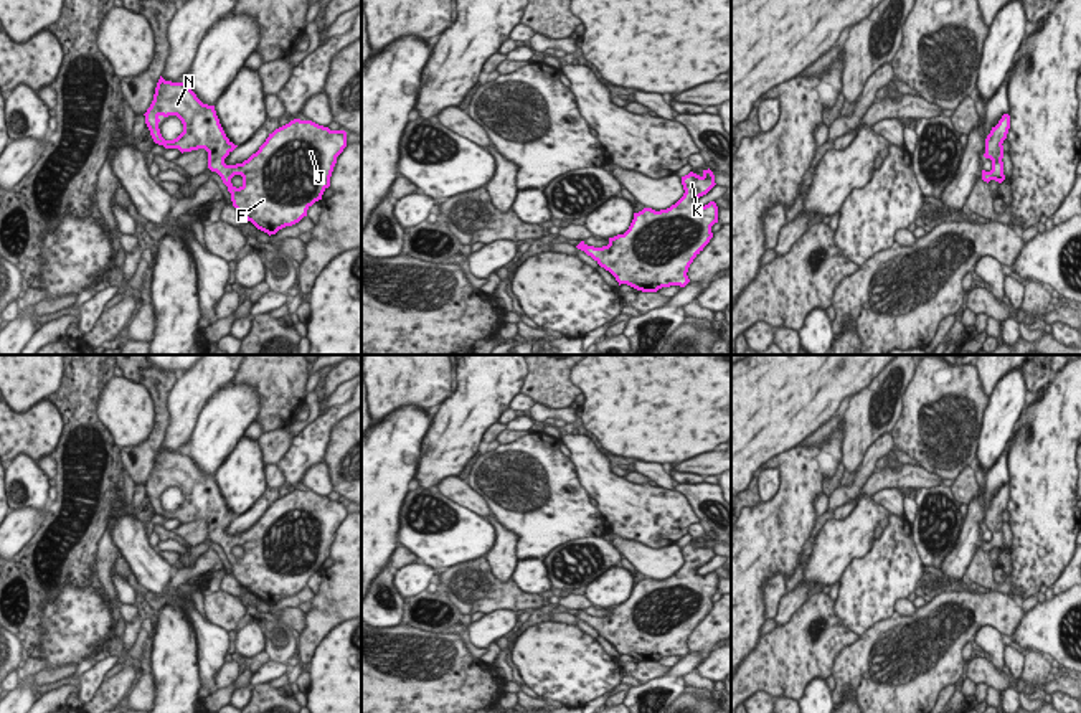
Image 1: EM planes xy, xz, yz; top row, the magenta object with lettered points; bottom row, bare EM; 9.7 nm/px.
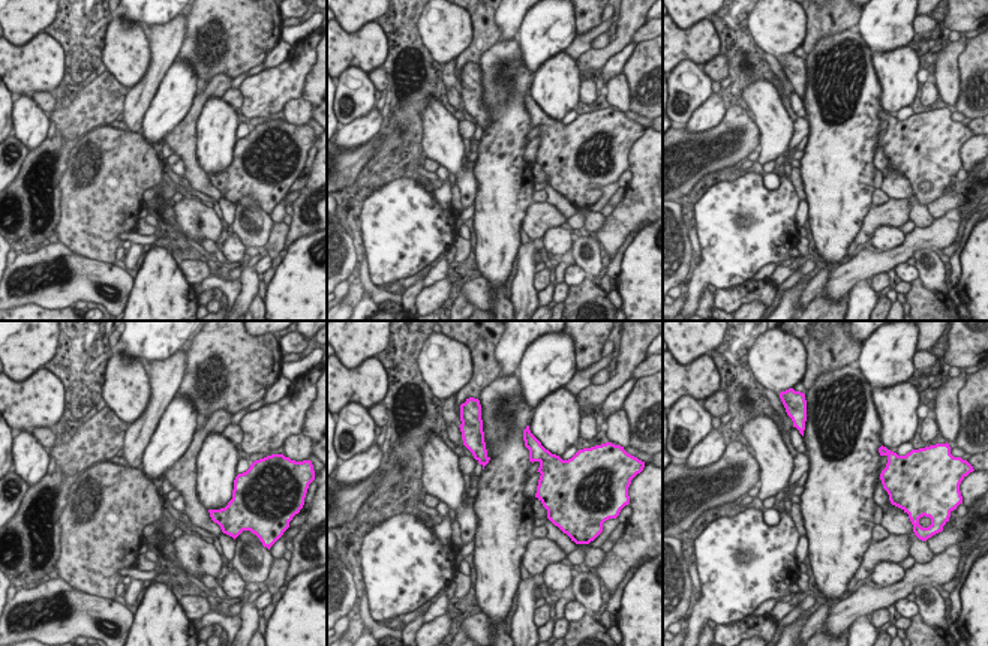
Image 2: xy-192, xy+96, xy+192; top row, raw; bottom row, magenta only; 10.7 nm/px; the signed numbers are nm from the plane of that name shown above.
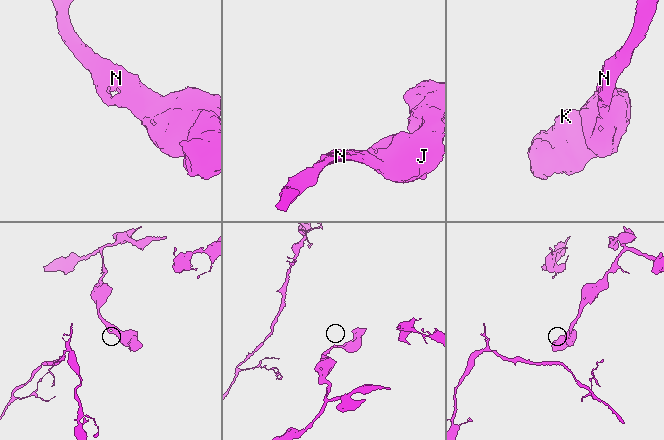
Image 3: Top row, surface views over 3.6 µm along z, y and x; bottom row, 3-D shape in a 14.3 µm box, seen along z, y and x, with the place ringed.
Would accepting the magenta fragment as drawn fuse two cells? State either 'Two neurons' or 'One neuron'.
One neuron

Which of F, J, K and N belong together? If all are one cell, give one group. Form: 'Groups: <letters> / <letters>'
Groups: F J K N

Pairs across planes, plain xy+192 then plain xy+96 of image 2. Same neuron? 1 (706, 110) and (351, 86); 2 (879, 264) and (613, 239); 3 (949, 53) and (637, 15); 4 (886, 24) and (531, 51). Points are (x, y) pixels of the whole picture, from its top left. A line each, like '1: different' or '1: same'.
1: different
2: same
3: different
4: same

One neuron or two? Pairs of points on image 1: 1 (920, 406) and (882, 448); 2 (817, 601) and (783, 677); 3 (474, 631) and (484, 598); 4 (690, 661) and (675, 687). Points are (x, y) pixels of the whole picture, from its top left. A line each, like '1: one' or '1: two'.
1: two
2: one
3: two
4: one

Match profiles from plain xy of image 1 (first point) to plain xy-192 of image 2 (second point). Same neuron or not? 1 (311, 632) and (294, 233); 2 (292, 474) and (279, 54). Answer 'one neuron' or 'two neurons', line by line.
1: one neuron
2: two neurons

